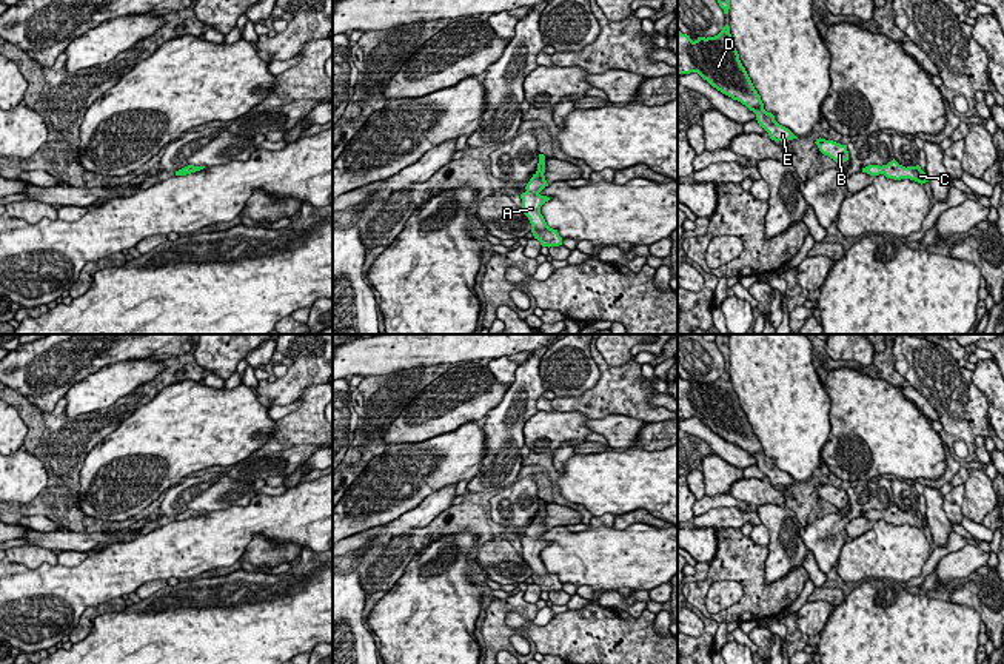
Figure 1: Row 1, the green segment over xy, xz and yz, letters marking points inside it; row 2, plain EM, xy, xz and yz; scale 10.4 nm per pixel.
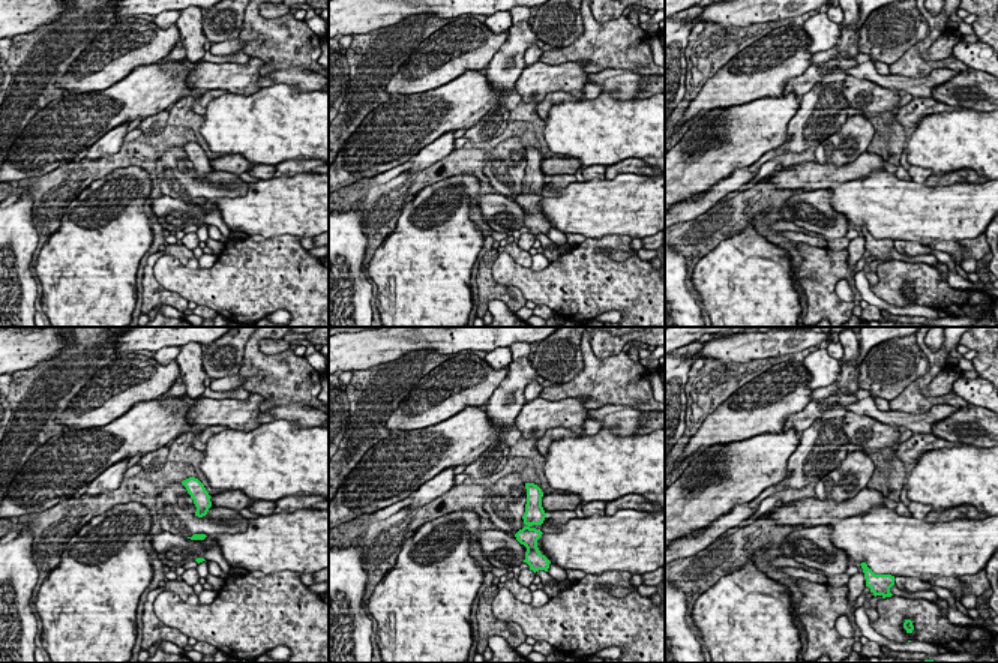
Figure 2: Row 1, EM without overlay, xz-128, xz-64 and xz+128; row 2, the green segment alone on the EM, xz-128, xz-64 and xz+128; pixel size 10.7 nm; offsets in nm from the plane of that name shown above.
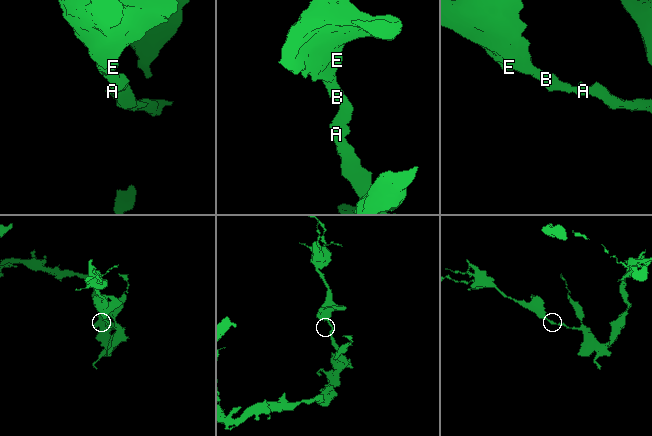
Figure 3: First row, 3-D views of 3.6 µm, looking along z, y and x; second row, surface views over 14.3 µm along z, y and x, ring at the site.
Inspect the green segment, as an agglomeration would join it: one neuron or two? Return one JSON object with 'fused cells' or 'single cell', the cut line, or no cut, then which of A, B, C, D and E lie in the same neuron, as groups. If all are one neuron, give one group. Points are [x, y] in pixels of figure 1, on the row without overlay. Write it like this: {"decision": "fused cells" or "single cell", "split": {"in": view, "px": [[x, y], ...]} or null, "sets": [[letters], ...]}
{"decision": "single cell", "split": null, "sets": [["A", "B", "C", "D", "E"]]}

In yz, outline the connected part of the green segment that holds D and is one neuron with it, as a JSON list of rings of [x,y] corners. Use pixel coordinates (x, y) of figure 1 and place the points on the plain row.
[[[728,370],[718,381],[698,382],[694,387],[678,374],[678,418],[698,418],[713,433],[745,450],[756,459],[759,471],[768,478],[771,485],[798,484],[788,473],[779,470],[771,458],[764,454],[761,441],[739,405]]]

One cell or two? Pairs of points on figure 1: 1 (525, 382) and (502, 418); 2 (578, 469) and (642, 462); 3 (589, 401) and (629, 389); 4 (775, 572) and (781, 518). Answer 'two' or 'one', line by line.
1: one
2: one
3: one
4: one

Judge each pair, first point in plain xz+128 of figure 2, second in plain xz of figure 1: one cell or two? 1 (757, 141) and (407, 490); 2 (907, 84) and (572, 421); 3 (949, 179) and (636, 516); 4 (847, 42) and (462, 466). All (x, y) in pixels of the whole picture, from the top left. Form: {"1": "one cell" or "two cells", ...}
{"1": "one cell", "2": "two cells", "3": "one cell", "4": "two cells"}

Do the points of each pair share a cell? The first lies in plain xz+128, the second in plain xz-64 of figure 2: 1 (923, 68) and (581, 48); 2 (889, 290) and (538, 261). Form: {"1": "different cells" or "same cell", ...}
{"1": "same cell", "2": "different cells"}

